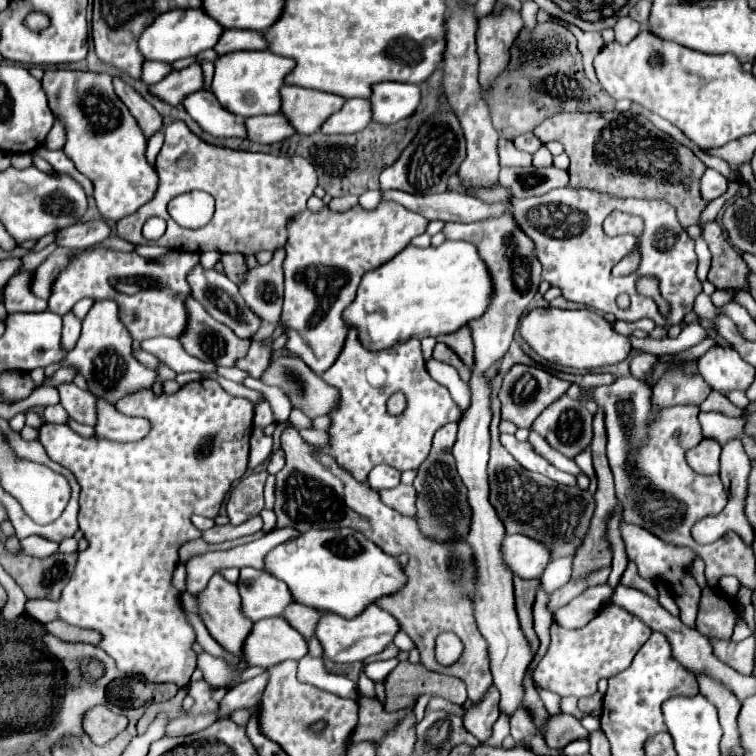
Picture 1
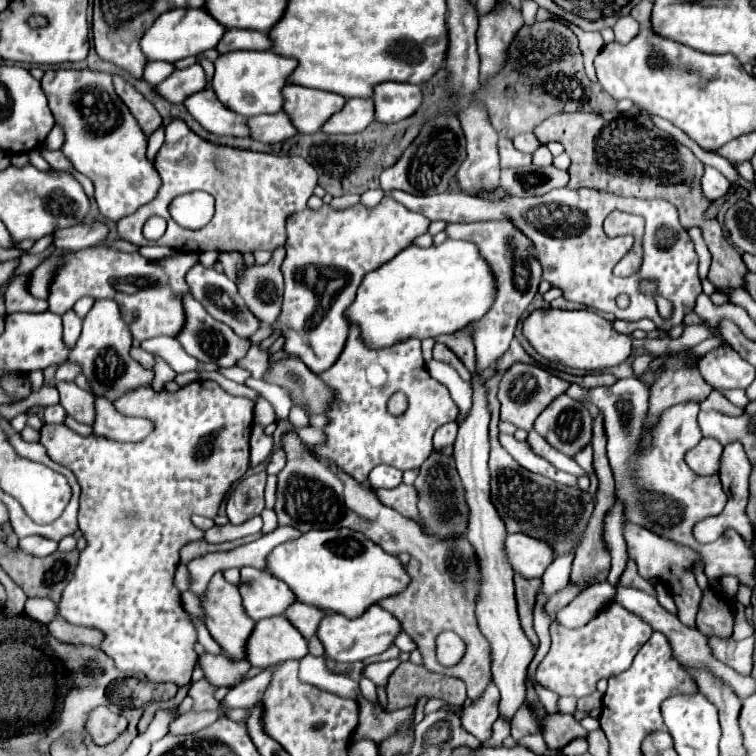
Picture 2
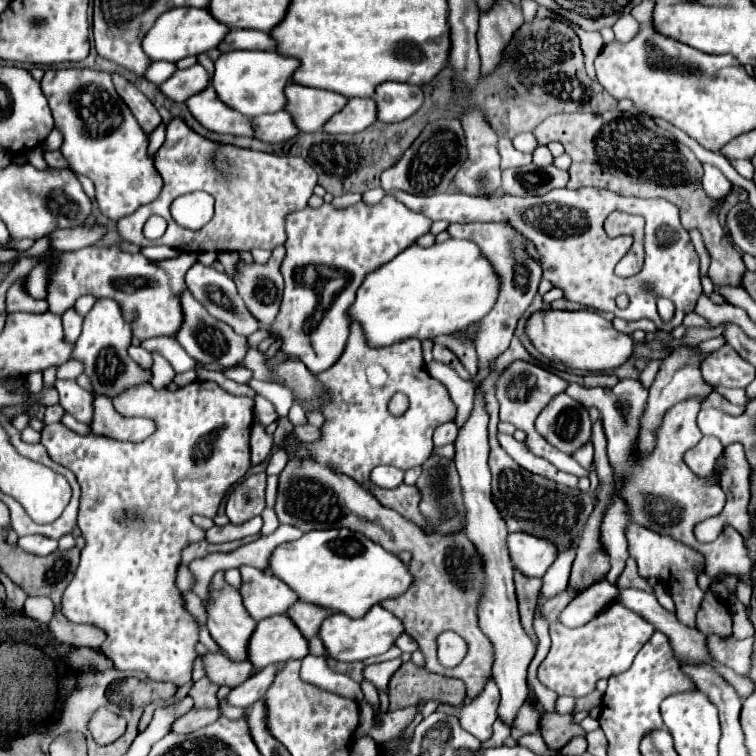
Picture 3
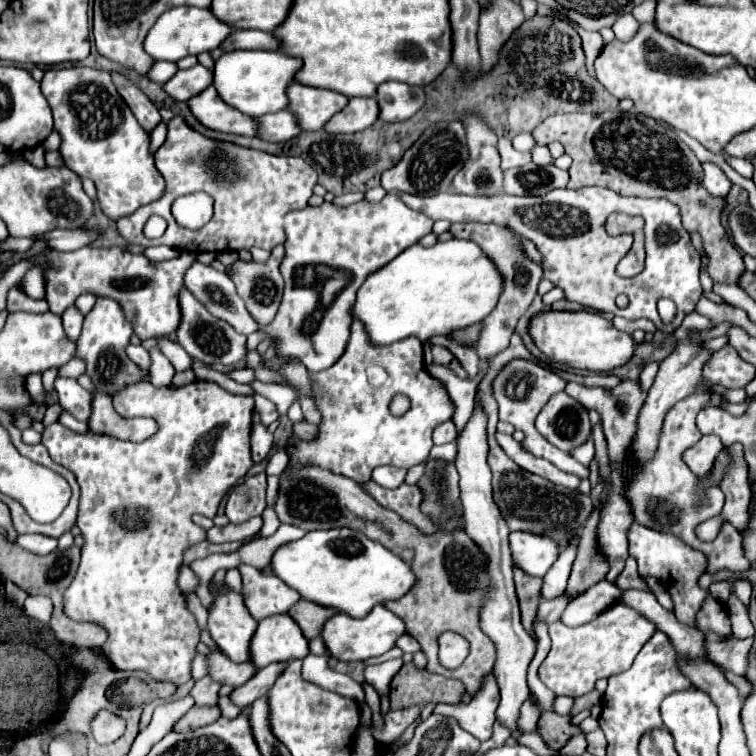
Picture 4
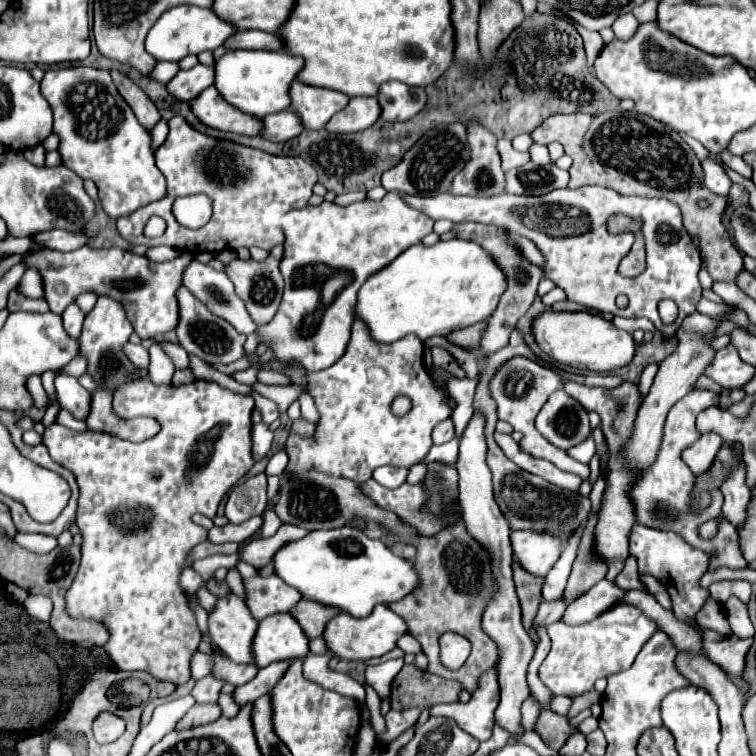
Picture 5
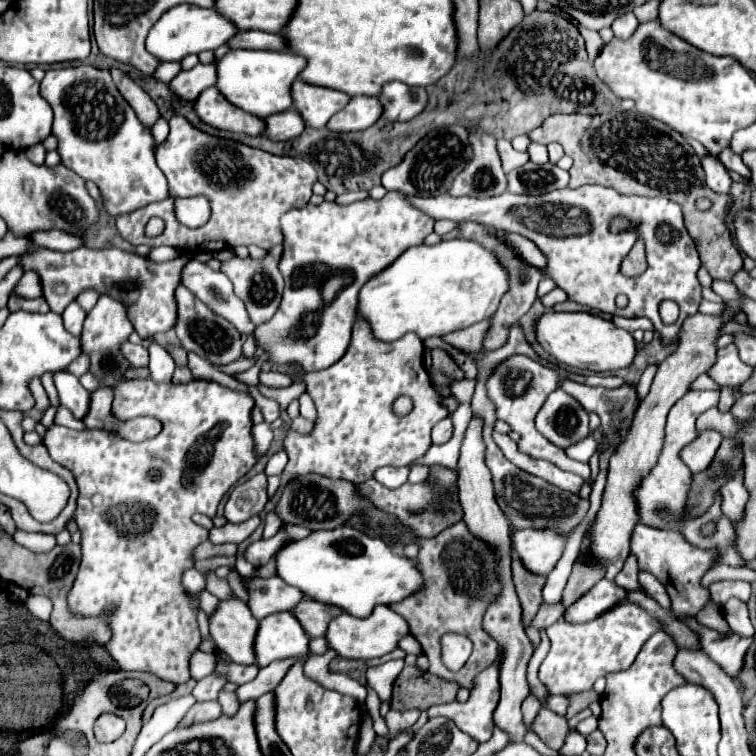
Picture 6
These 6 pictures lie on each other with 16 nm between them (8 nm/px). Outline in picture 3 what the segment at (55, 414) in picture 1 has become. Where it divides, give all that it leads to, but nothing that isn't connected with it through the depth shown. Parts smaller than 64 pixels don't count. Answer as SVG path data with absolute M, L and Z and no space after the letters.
M54 404L54 406L48 406L46 412L44 412L44 424L52 424L52 422L62 422L62 416L64 416L64 408L60 404Z

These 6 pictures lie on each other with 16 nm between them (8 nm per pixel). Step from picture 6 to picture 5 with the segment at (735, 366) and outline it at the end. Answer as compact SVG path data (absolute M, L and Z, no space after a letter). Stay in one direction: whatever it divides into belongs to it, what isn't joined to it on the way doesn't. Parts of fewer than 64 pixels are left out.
M728 344L714 354L712 362L704 370L704 376L722 388L744 388L744 384L754 376L754 366L740 360L736 348Z

